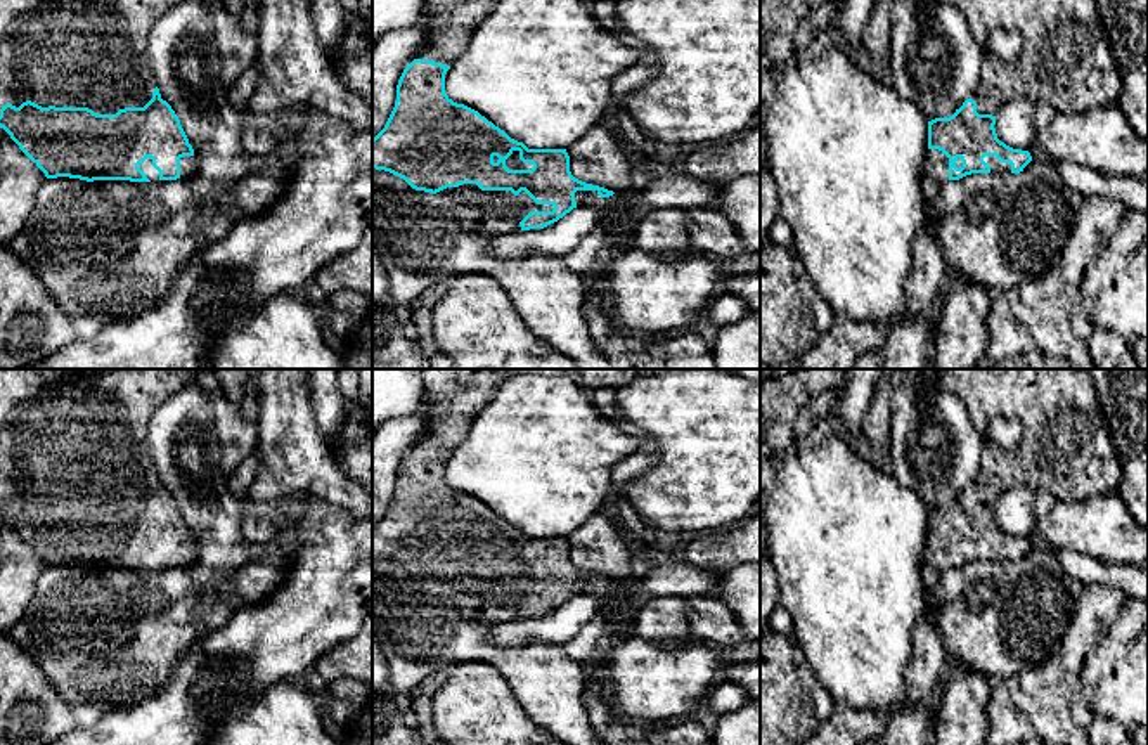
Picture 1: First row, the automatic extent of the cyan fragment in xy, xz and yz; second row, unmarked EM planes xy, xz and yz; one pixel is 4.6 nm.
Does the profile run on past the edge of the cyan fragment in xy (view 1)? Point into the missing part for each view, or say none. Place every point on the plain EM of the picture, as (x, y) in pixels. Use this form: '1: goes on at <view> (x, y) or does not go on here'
1: goes on at xy (87, 434)

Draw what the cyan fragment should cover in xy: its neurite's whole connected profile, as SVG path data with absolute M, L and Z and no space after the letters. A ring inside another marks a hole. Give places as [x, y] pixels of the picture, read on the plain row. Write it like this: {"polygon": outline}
{"polygon": "M102 369L97 372L71 374L62 379L48 379L40 392L21 402L7 418L0 431L0 516L3 516L19 537L45 561L47 567L69 565L87 570L130 568L154 570L190 567L197 558L194 537L171 494L159 482L152 457L147 452L147 428L156 409L171 395L192 381L196 369Z"}

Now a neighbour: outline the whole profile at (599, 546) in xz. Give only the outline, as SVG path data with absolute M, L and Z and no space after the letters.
M601 509L566 535L575 567L613 580L632 580L630 537L611 509Z

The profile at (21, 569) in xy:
M0 516L0 629L9 631L21 620L45 572L45 561L10 523Z

